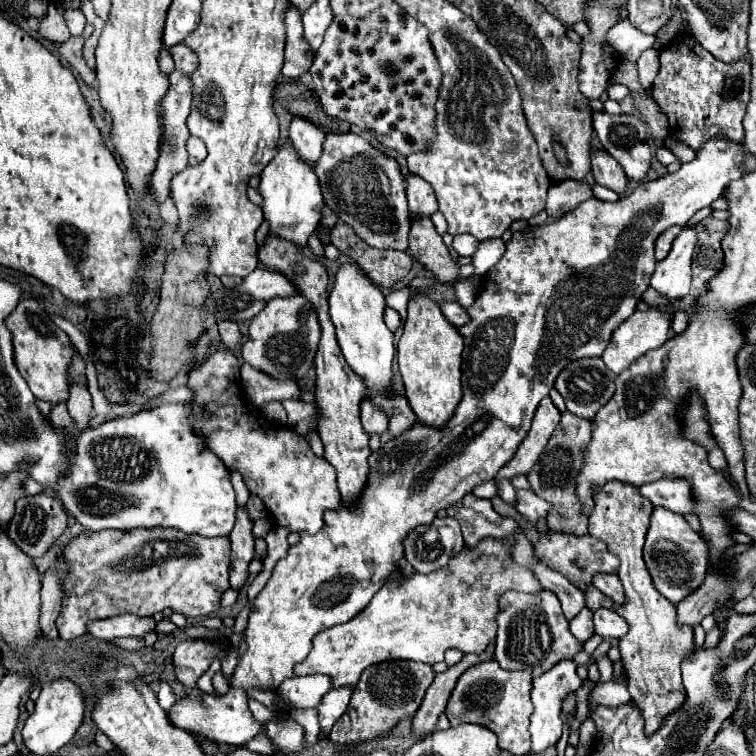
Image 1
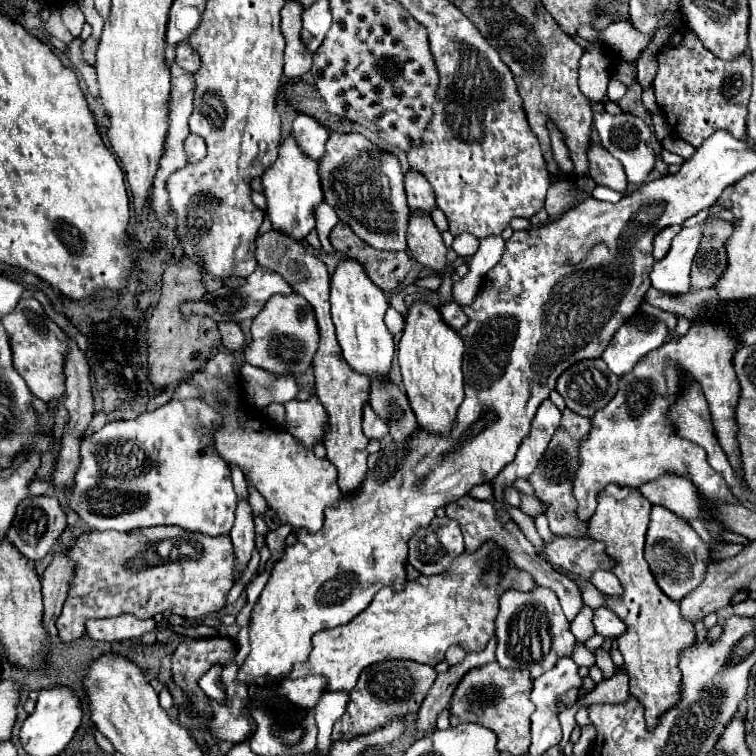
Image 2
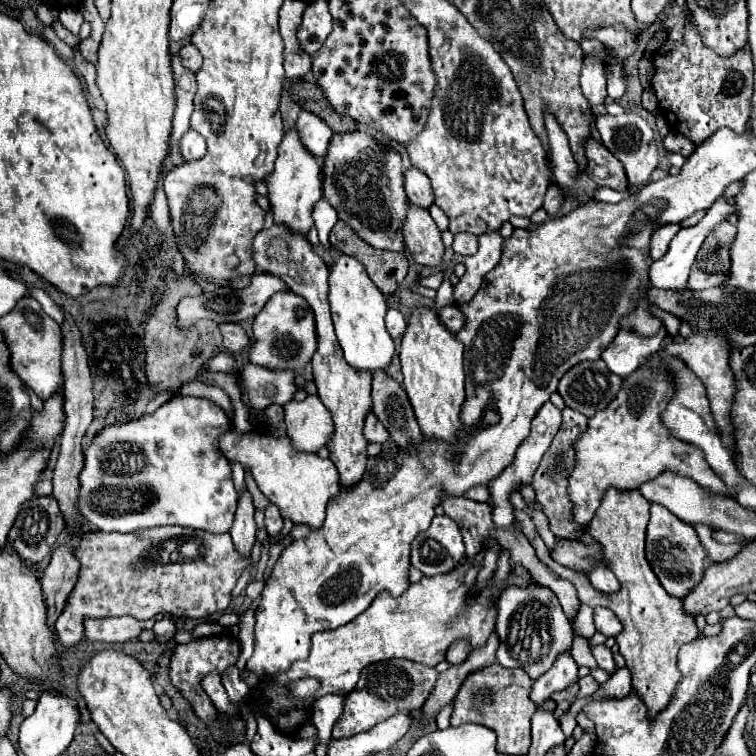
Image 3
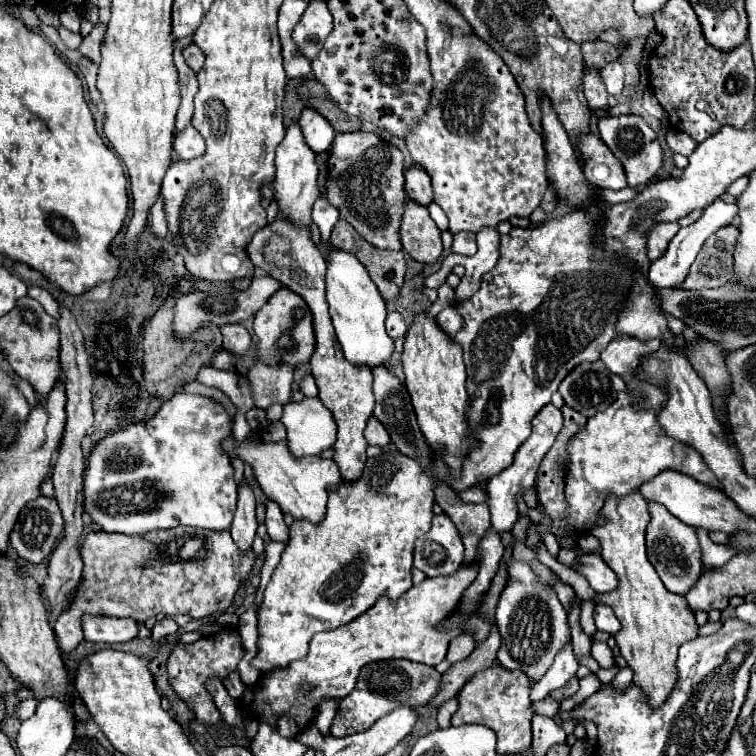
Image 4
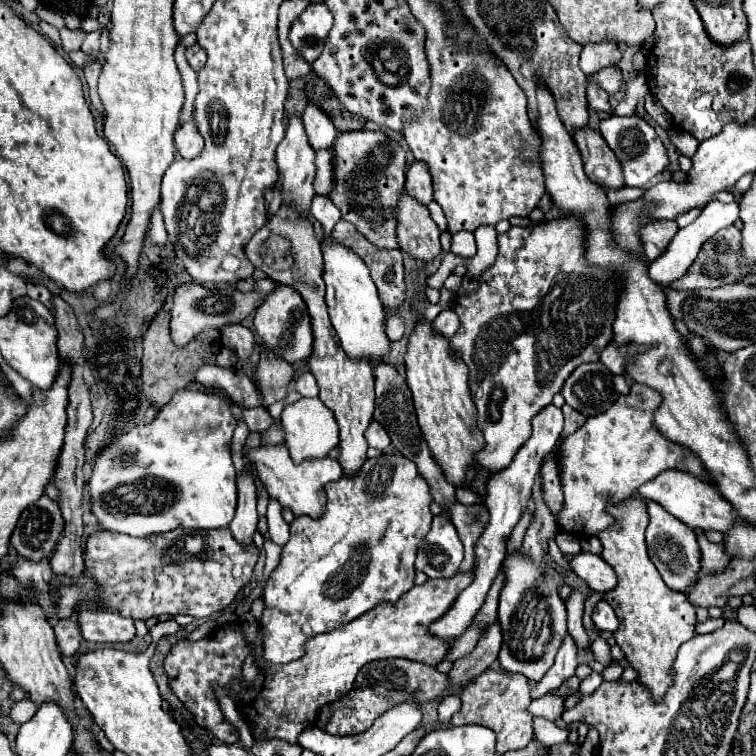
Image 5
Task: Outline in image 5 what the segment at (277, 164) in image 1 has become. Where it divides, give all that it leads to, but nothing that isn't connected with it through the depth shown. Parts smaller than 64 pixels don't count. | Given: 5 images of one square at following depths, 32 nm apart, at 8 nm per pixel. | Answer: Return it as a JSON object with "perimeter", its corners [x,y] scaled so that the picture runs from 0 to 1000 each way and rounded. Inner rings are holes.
{"perimeter":[[[397,153],[384,156],[378,180],[365,196],[365,214],[376,249],[373,262],[384,265],[397,280],[407,280],[413,259],[418,257],[413,249],[418,220],[415,196],[407,190]]]}

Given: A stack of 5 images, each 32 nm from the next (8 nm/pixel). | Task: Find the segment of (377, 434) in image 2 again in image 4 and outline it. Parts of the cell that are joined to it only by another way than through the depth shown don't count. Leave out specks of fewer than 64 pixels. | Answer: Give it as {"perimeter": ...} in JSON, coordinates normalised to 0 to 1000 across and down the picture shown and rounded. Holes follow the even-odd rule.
{"perimeter":[[[495,550],[487,556],[487,563],[484,563],[484,569],[481,569],[481,577],[484,577],[484,582],[487,582],[489,590],[508,593],[508,590],[516,587],[513,571],[508,569],[508,563],[505,563]]]}

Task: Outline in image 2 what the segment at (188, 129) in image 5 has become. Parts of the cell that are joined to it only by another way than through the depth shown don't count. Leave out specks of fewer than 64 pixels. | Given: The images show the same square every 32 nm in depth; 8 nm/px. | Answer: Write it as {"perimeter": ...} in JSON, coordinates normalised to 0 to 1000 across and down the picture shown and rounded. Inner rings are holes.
{"perimeter":[[[249,177],[246,185],[243,185],[243,201],[249,206],[249,214],[262,214],[272,206],[272,190],[270,190],[270,183],[259,180],[259,177]]]}

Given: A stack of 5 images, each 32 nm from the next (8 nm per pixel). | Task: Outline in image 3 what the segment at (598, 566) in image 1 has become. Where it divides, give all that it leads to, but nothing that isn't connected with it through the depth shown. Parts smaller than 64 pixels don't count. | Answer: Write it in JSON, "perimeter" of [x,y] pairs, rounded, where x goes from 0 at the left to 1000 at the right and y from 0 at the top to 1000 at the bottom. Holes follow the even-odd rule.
{"perimeter":[[[738,714],[735,728],[730,730],[730,738],[733,738],[735,743],[741,743],[743,749],[757,751],[757,754],[762,754],[762,757],[775,757],[775,754],[783,749],[783,743],[778,741],[778,738],[783,738],[783,735],[786,735],[788,741],[796,741],[796,743],[799,743],[794,720],[788,720],[788,722],[772,722],[772,720],[765,717],[765,714]]]}

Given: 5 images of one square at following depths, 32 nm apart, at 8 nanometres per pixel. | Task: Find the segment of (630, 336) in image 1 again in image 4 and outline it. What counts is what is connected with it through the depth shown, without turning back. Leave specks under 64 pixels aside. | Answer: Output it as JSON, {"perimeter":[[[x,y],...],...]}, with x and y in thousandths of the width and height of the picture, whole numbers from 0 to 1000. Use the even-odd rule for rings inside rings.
{"perimeter":[[[815,447],[804,455],[804,460],[796,466],[796,479],[804,484],[807,492],[817,495],[817,497],[833,497],[836,489],[844,484],[844,476],[857,468],[865,466],[873,458],[873,450],[862,450],[862,452],[844,452],[839,447]]]}

